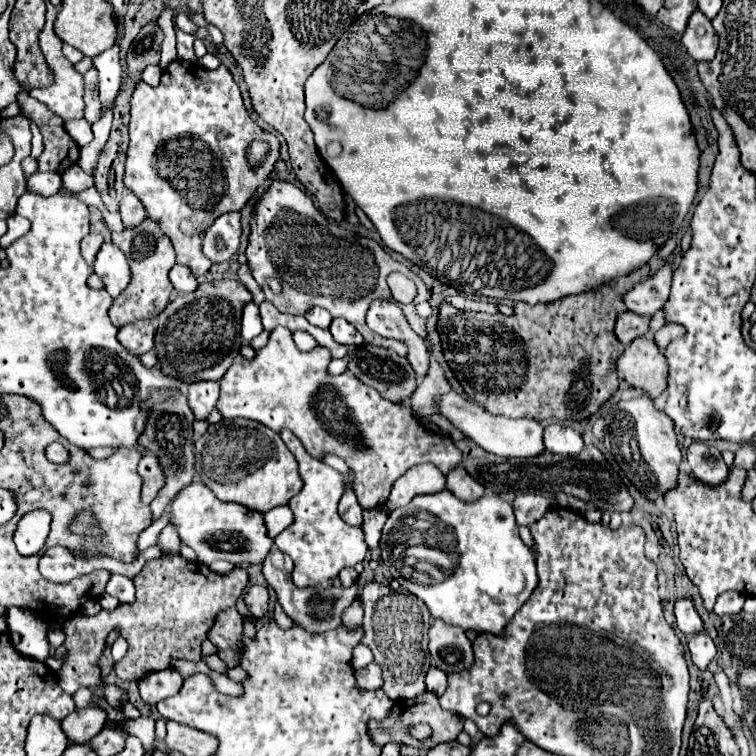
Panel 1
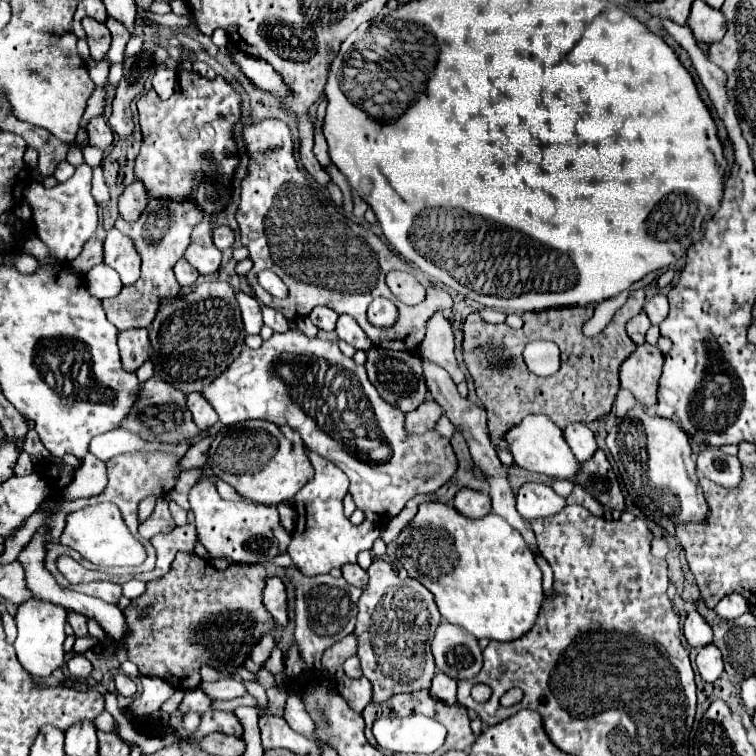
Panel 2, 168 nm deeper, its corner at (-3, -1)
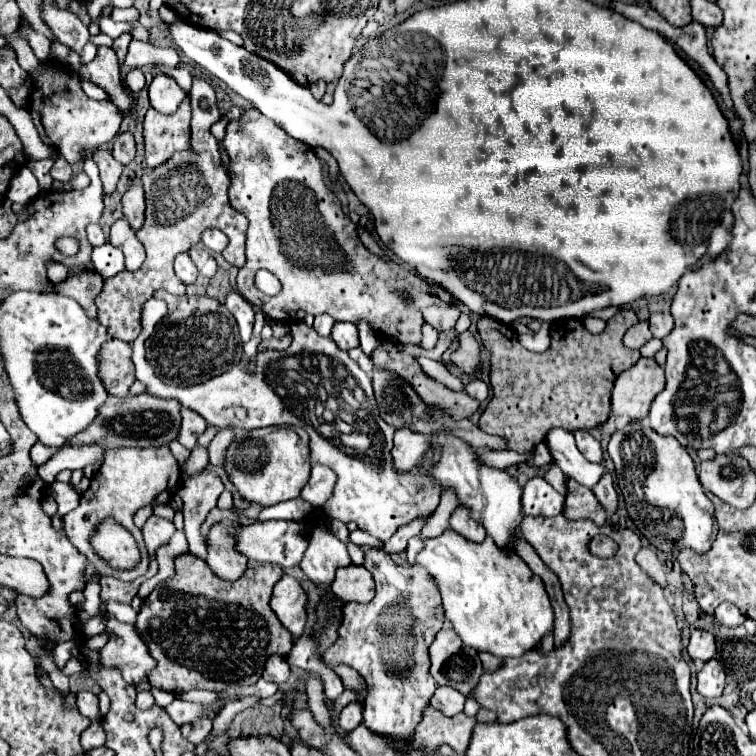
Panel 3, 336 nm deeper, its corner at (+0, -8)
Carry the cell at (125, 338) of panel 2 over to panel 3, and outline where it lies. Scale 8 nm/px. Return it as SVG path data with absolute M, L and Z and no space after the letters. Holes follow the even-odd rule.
M107 340L101 346L101 356L97 356L97 362L105 390L111 392L111 396L125 398L129 386L135 382L135 368L129 344L121 340Z

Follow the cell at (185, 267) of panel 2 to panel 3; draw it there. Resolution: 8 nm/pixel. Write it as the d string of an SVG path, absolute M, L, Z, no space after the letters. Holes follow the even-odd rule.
M183 252L183 254L179 254L179 256L175 258L175 274L179 276L179 280L181 280L183 284L195 282L195 278L197 278L197 266L195 266L193 260L187 256L187 252Z

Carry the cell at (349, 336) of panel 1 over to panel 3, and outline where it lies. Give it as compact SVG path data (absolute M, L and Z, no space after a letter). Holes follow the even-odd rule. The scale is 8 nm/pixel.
M335 322L331 338L335 344L339 344L341 350L351 350L351 348L359 346L357 328L355 328L355 324L349 324L349 322Z

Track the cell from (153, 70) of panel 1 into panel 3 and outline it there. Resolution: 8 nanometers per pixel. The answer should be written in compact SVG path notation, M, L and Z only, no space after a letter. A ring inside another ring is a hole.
M157 74L149 84L151 106L161 114L173 114L185 96L187 92L167 74Z

